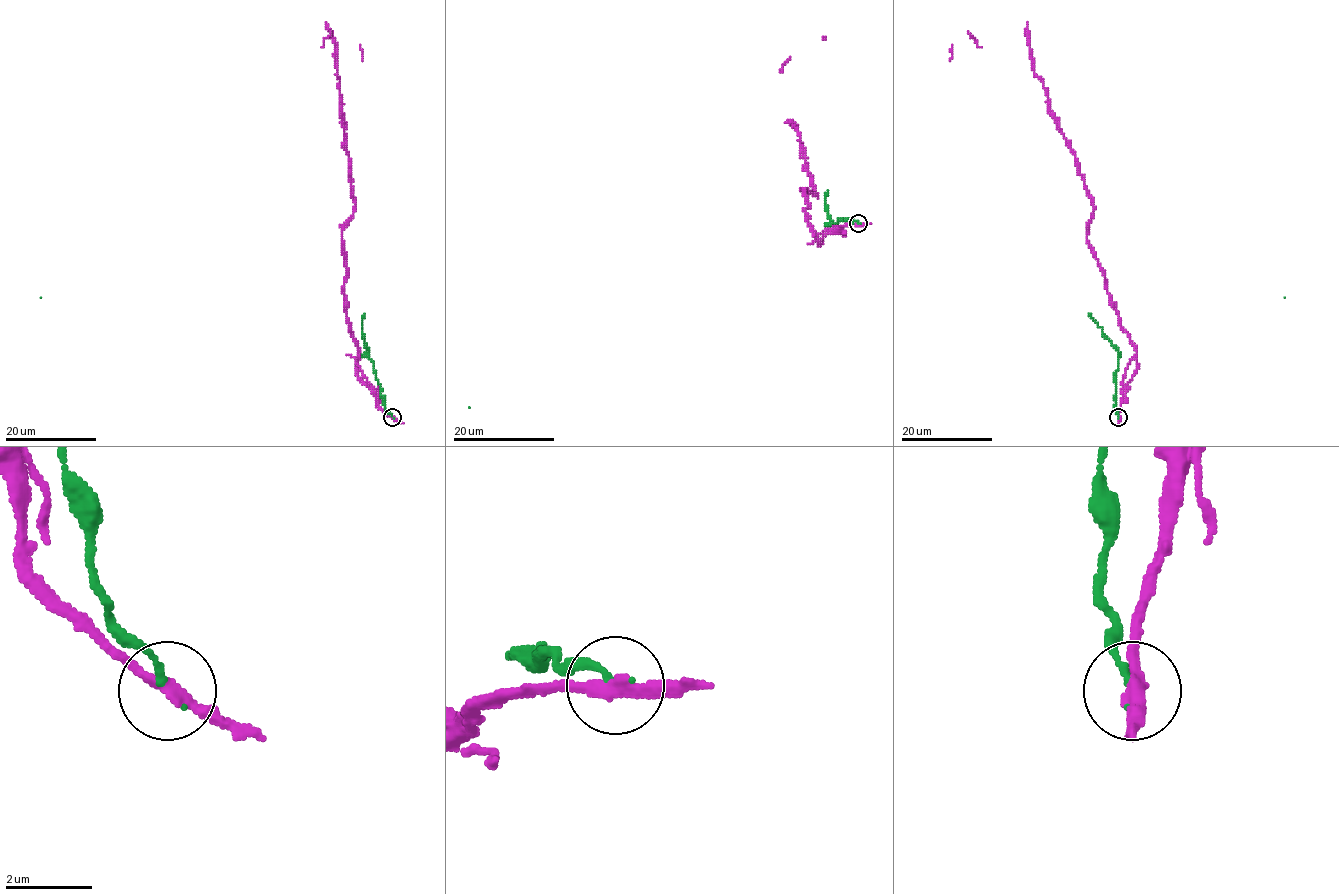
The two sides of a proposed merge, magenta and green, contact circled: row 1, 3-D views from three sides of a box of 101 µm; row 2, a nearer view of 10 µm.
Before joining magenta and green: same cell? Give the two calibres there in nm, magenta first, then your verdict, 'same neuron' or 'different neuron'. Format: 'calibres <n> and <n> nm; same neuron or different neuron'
calibres 280 and 130 nm; different neuron

